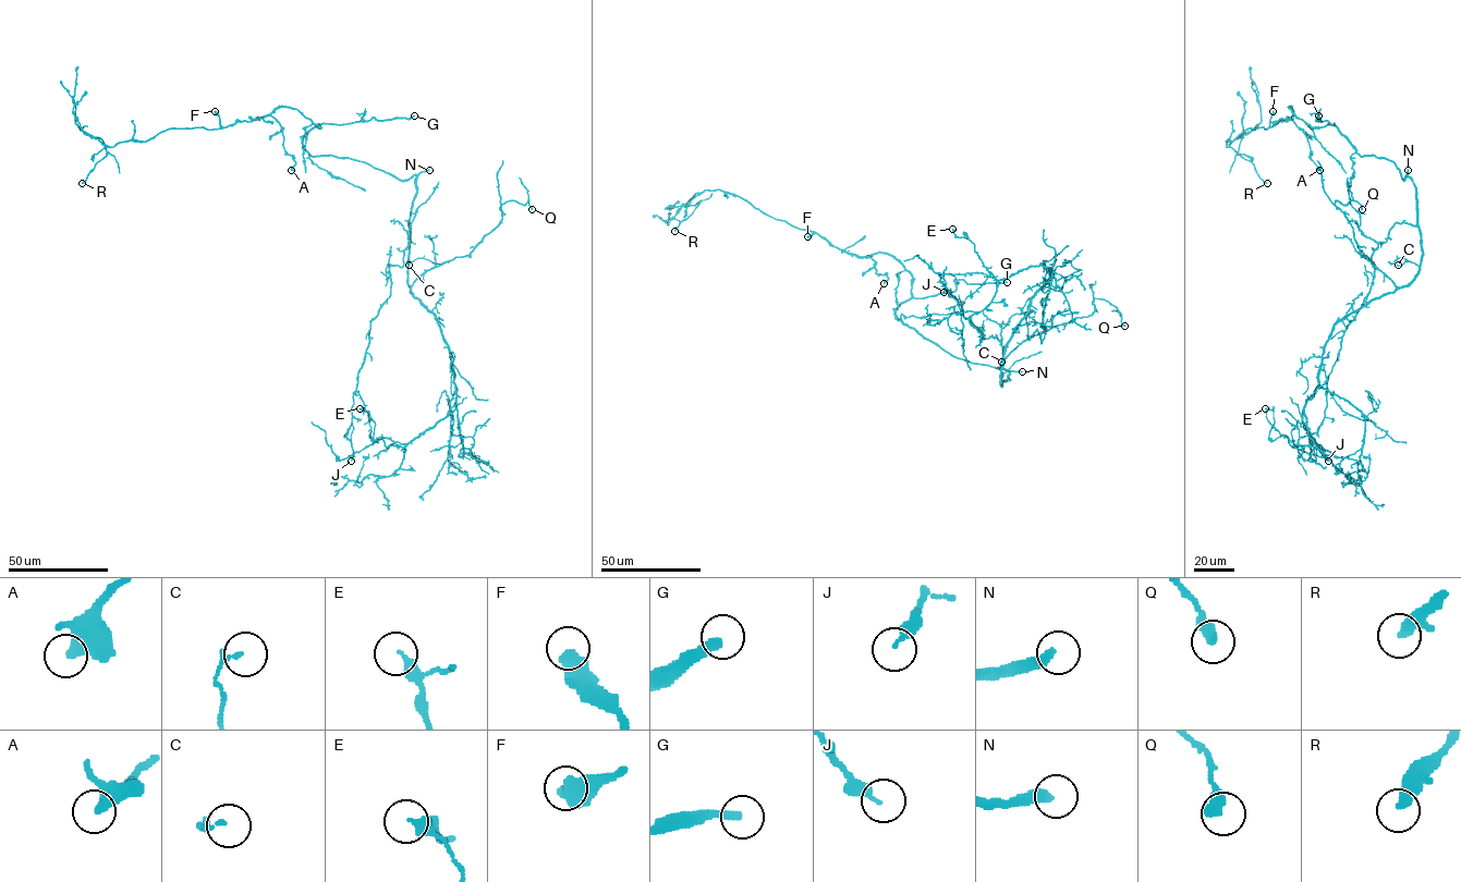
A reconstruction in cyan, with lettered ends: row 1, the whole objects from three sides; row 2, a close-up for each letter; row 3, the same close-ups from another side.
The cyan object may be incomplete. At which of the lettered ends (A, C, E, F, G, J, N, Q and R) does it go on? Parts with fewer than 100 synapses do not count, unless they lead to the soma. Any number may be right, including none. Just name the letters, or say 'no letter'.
G, N

